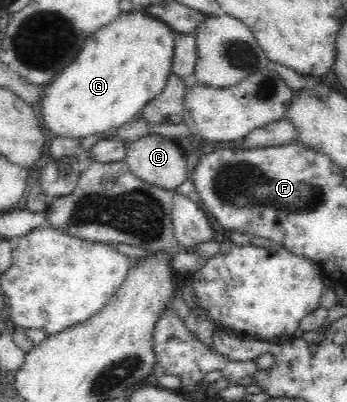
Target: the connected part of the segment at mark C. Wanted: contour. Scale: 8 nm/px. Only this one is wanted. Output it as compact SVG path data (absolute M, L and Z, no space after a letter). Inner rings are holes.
M148 132L138 140L128 143L124 162L129 165L130 171L142 181L174 192L178 186L190 179L186 166L186 157L182 148L178 147L172 137L164 137Z

